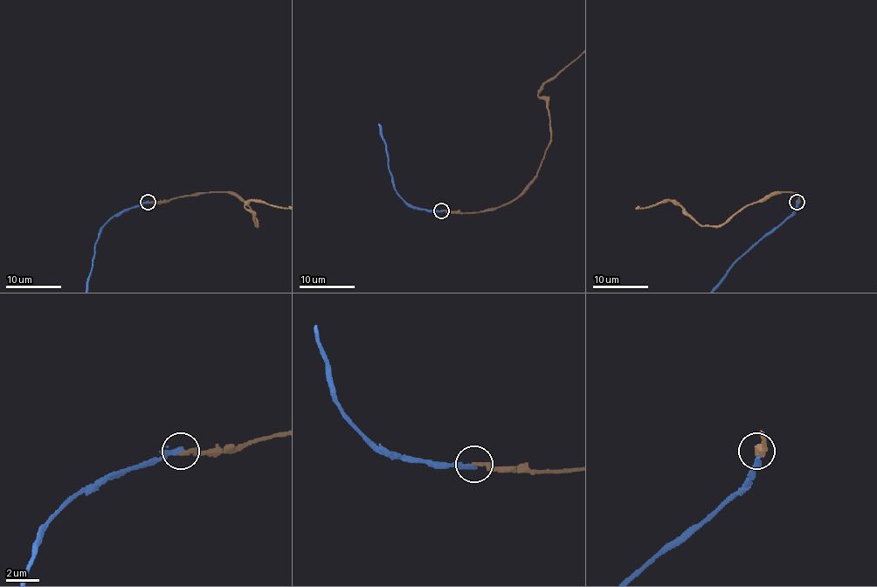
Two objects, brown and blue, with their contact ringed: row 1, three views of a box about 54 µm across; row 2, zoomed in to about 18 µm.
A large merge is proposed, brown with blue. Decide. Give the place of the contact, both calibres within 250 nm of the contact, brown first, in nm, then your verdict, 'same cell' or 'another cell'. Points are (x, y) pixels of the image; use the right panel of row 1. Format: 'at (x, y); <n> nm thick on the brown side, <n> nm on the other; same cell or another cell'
at (797, 202); 260 nm thick on the brown side, 240 nm on the other; another cell

